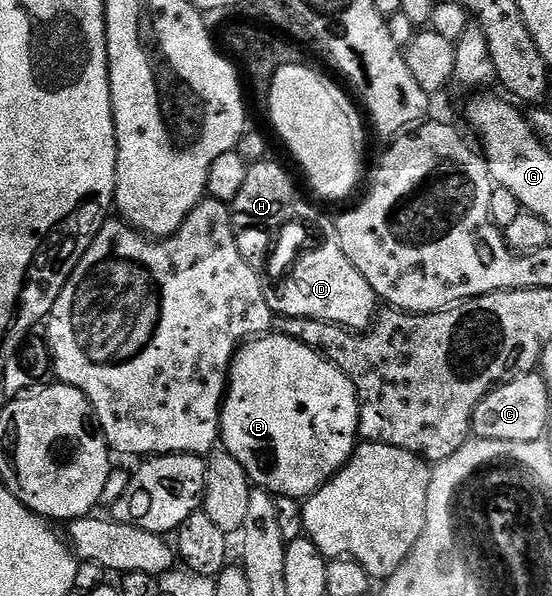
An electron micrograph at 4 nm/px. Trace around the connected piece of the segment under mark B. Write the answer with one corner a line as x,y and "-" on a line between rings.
263,334
257,338
251,338
234,354
230,361
230,374
226,385
226,398
222,401
222,426
220,429
220,444
225,452
232,454
240,466
248,474
251,485
255,489
273,494
275,497
287,496
296,501
302,502
319,491
324,485
330,482
334,473
342,467
350,458
350,453
354,451
359,443
358,435
358,395
352,386
352,382
331,362
326,359
316,348
309,348
295,336
285,334

